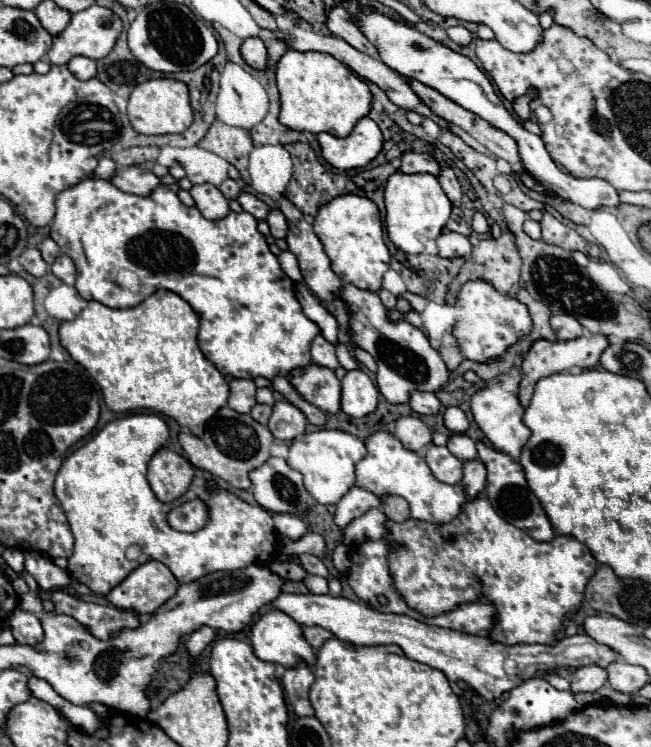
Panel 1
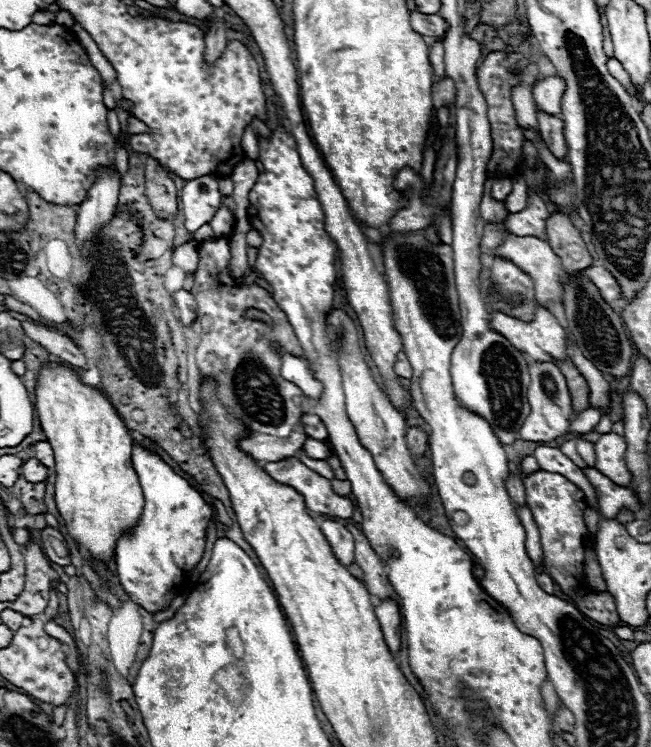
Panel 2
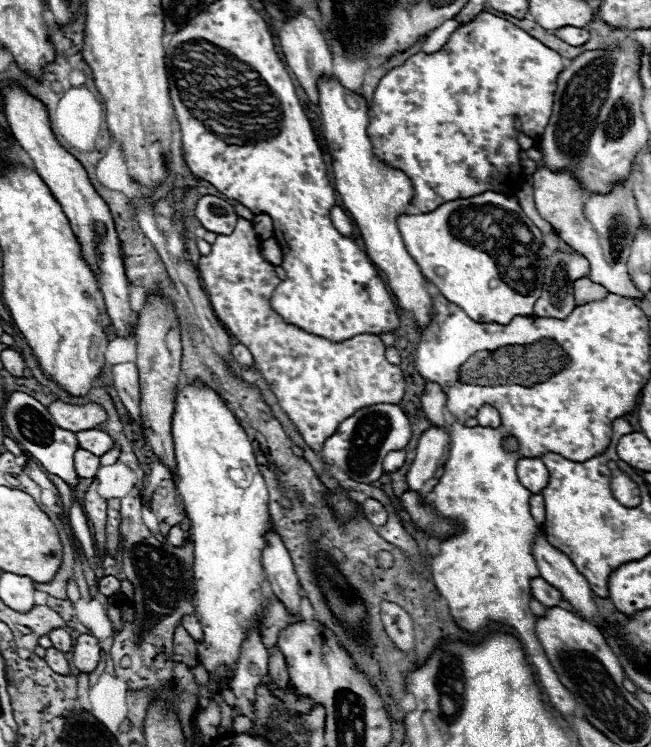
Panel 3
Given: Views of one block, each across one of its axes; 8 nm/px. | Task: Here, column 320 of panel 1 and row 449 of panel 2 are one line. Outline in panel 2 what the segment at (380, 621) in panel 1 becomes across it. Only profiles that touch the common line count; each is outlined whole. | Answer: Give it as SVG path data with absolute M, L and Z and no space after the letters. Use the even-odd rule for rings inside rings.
M614 432L602 434L596 448L596 464L594 468L600 470L604 476L608 476L614 484L628 486L632 482L632 474L626 466L626 440L624 436L618 436Z

